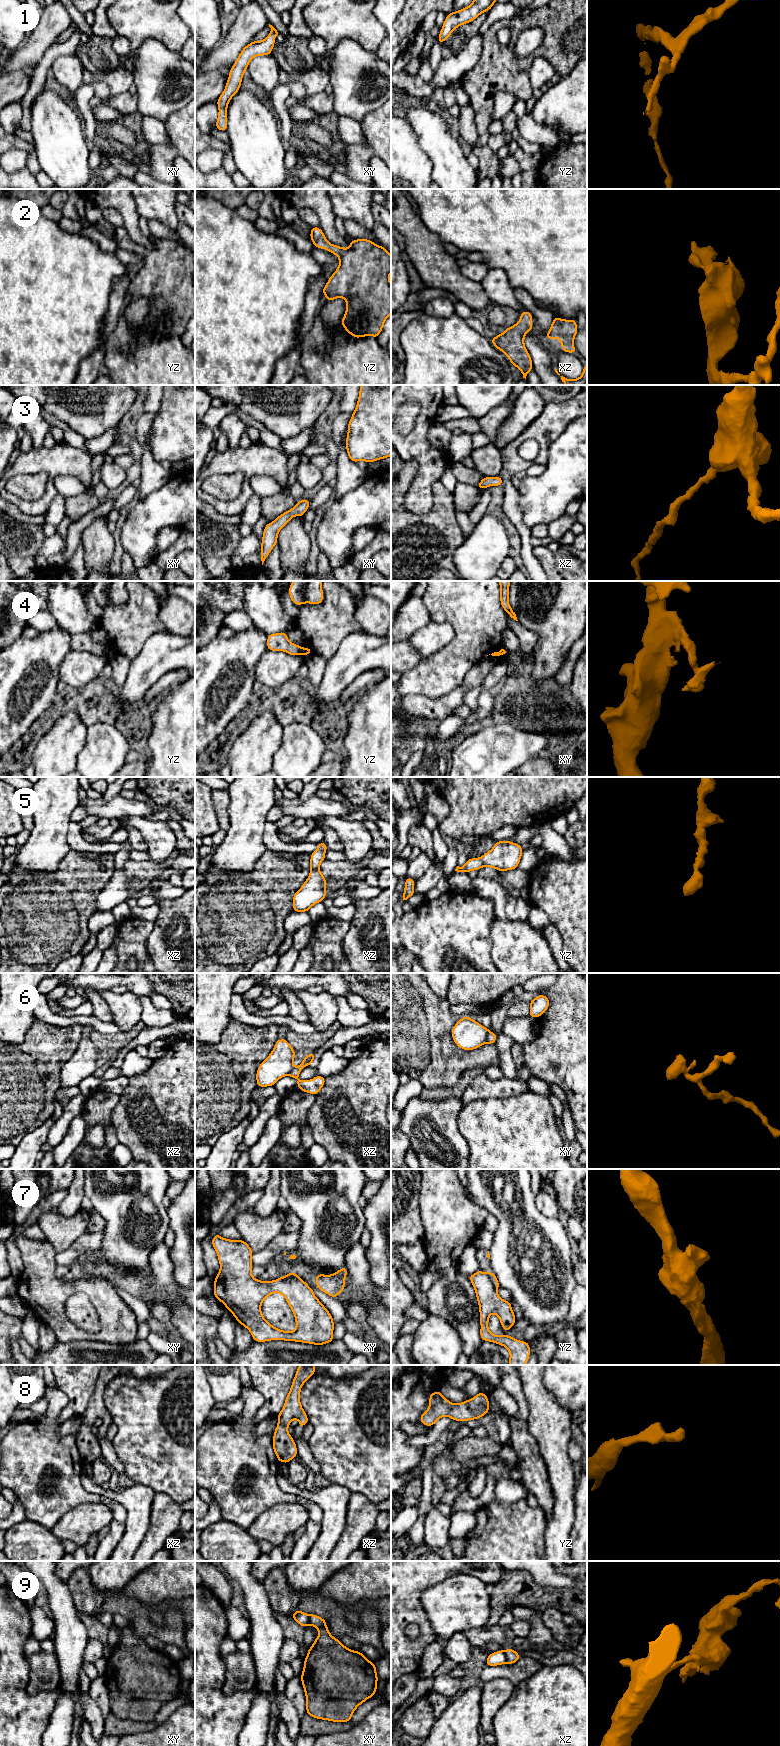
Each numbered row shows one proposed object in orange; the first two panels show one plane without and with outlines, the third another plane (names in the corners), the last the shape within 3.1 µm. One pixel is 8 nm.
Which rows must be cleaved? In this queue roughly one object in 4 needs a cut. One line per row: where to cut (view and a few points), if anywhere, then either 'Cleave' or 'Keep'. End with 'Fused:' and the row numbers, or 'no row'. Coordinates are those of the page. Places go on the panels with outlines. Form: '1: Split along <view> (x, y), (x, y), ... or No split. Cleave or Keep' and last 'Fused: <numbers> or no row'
1: No split. Keep
2: No split. Keep
3: No split. Keep
4: Split along yz (303, 649), (304, 653). Cleave
5: No split. Keep
6: Split along xy (490, 1032), (485, 1042). Cleave
7: Split along yz (486, 1273), (496, 1290). Cleave
8: No split. Keep
9: Split along xz (503, 1650), (506, 1662). Cleave
Fused: 4, 6, 7, 9

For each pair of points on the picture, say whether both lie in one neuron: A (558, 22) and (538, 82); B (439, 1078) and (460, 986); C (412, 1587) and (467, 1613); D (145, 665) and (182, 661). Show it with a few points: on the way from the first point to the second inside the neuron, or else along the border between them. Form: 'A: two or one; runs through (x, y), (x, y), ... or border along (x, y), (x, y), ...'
A: two; border along (537, 56), (547, 59), (555, 67), (556, 72)
B: two; border along (445, 999), (450, 1004)
C: two; border along (443, 1579), (422, 1593), (425, 1615)
D: one; runs through (154, 663), (173, 661)

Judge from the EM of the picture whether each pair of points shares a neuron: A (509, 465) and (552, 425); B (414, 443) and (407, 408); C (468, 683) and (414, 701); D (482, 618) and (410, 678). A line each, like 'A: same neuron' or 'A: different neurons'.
A: same neuron
B: different neurons
C: same neuron
D: same neuron

